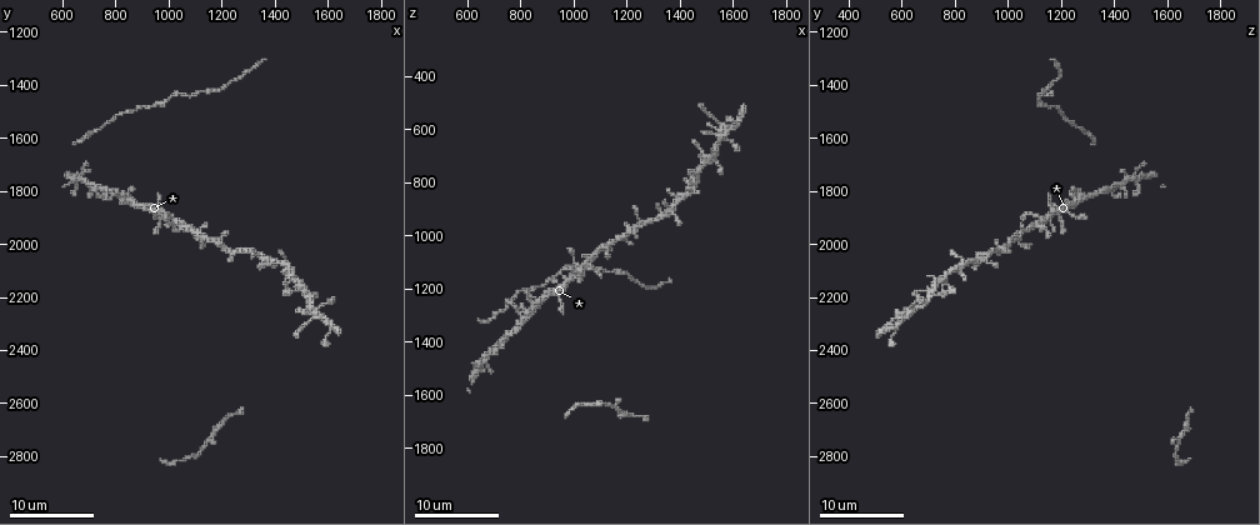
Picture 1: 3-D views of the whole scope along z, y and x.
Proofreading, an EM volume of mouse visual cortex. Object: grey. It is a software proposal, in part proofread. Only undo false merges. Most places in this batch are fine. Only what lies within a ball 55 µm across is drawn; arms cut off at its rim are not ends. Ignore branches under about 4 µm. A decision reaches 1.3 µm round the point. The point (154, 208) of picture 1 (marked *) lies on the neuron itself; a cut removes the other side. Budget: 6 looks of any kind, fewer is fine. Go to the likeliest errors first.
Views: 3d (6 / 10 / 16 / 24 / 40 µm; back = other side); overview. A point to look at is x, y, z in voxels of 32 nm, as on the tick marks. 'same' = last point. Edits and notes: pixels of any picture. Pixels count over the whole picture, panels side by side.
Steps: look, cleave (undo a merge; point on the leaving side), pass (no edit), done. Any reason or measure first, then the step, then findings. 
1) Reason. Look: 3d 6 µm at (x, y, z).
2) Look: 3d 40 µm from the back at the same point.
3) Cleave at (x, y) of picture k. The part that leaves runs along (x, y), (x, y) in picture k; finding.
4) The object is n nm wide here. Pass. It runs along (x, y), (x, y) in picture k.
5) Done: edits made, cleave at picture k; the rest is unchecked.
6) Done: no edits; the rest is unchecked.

Branch point. Look: 3d 24 µm at (1050, 1940, 1110).

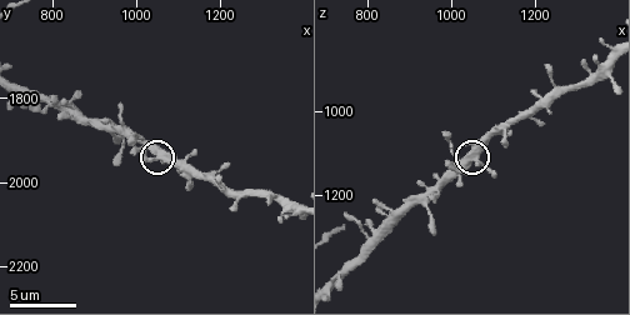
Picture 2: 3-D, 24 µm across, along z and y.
Look: 3d 6 µm at the same point.

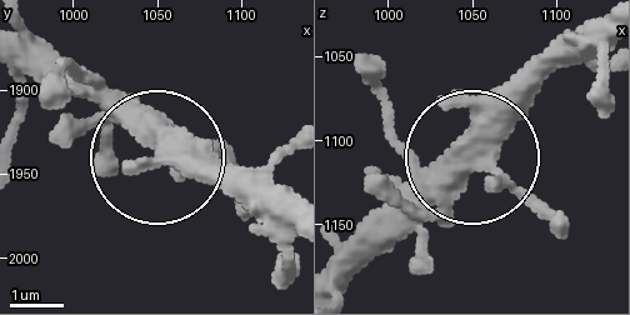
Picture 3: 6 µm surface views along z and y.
3 arms meet here. Pass. It runs along (348, 268), (558, 58) in picture 3; all the same neuron.

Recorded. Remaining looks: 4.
Sudden change in width. Look: 3d 24 µm at (1560, 2280, 600).

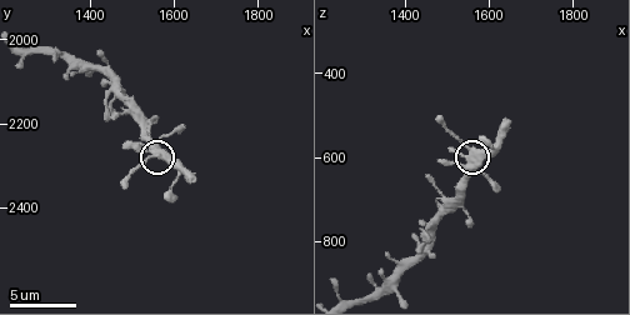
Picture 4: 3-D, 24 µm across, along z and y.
Look: 3d 6 µm at (1555, 2265, 595).

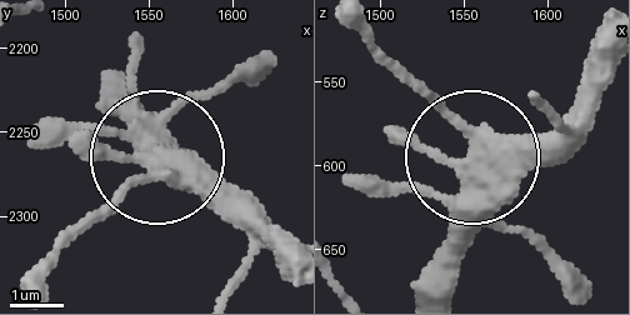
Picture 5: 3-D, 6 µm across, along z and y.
The object is 400 nm wide here. Pass. It runs along (426, 286), (466, 151), (404, 76) in picture 5; one neuron here.

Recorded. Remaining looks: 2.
Done: no edits; the rest is unchecked.

